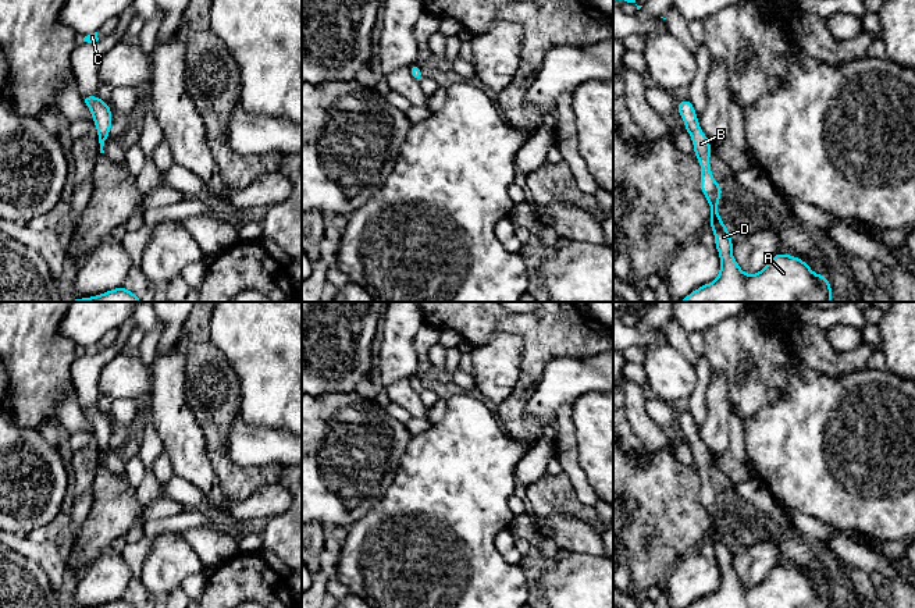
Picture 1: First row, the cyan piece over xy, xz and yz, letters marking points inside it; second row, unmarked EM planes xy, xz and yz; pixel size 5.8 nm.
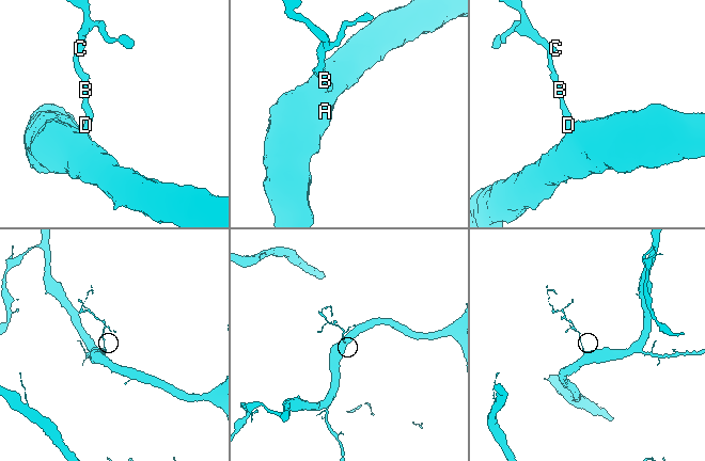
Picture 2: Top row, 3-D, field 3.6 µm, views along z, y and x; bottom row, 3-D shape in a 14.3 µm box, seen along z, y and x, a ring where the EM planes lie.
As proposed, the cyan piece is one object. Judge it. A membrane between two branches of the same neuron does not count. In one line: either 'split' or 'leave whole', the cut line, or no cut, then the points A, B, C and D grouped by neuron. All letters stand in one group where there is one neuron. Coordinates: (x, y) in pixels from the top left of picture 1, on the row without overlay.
leave whole | no cut | A B C D

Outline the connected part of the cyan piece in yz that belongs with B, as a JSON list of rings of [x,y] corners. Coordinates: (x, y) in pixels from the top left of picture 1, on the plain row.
[[[690,410],[679,413],[677,423],[686,435],[684,442],[691,448],[694,465],[702,481],[699,498],[711,518],[709,537],[720,570],[718,589],[687,608],[832,608],[832,597],[826,587],[813,584],[808,575],[797,568],[777,565],[756,586],[745,586],[741,582],[733,569],[729,541],[718,525],[723,499],[711,483],[709,467],[713,461],[699,440],[699,431]]]

